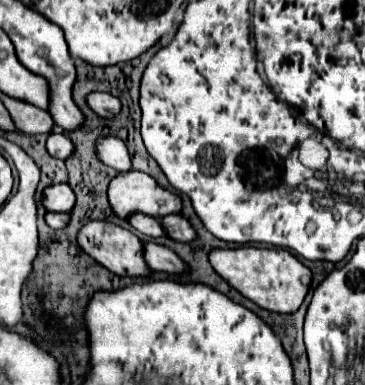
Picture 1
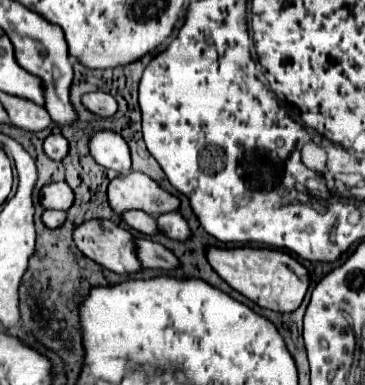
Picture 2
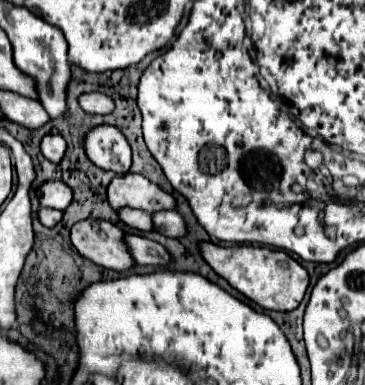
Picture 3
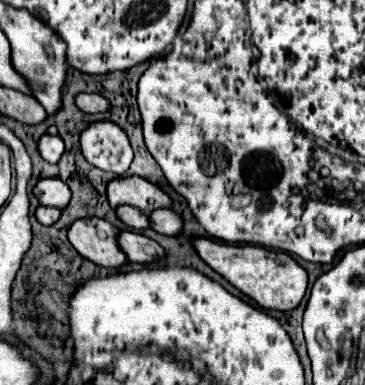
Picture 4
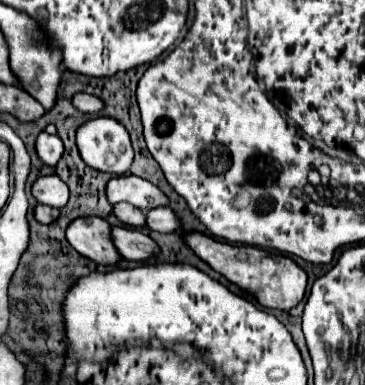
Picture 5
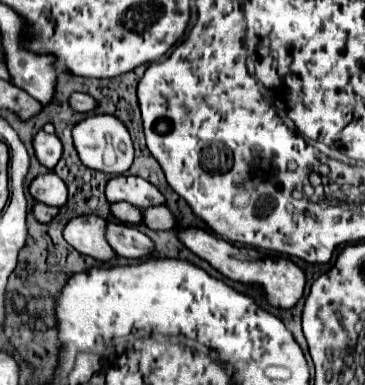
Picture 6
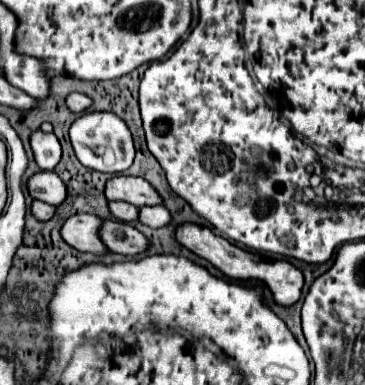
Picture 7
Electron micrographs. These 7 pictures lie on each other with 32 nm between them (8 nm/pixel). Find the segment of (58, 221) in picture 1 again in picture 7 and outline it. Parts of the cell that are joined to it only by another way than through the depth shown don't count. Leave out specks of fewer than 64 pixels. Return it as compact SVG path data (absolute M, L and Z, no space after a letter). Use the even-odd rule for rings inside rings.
M34 200L30 210L32 210L32 214L34 214L38 220L50 220L50 218L54 216L54 212L56 212L54 206L44 204L44 202L40 202L40 200Z

